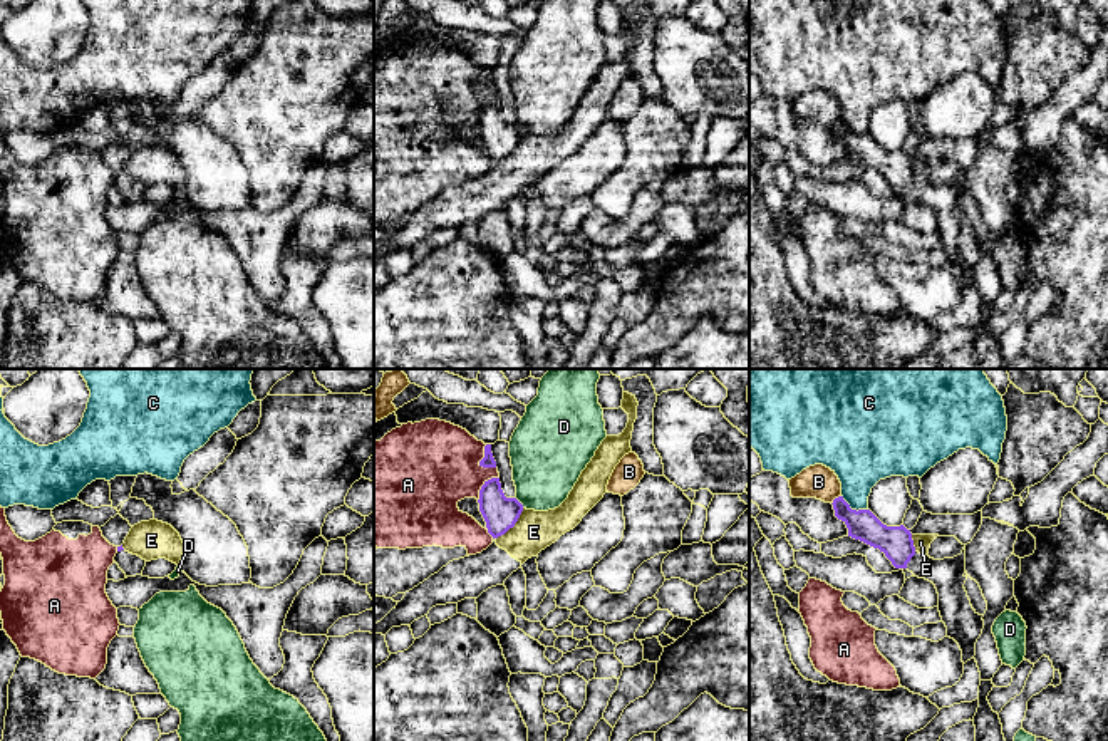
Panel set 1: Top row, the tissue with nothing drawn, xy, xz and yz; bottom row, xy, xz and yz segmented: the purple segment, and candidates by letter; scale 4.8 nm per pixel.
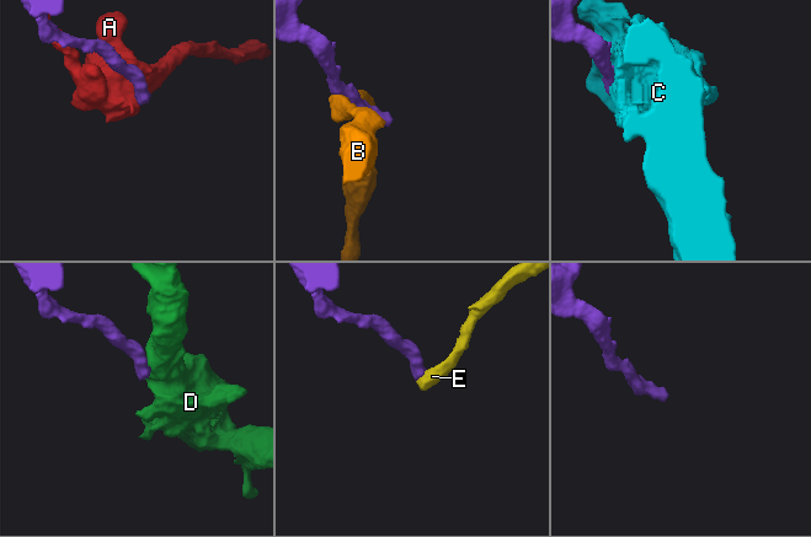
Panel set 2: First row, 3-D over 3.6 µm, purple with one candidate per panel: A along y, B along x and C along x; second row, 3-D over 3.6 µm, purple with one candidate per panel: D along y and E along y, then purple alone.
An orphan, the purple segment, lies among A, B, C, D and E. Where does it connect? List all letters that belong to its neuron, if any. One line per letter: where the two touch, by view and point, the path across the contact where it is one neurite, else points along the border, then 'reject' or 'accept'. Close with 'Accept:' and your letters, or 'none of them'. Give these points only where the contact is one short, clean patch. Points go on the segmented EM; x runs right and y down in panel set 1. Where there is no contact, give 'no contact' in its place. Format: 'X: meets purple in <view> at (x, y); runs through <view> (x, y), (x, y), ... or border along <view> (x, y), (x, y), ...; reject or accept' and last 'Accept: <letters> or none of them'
A: meets purple in xz at (480, 461); reject
B: meets purple in yz at (835, 498); reject
C: meets purple in yz at (854, 510); reject
D: meets purple in xz at (520, 503); border along xz (515, 498), (523, 507); reject
E: meets purple in xz at (513, 525); border along xz (523, 508), (518, 520), (497, 538); reject
Accept: none of them

